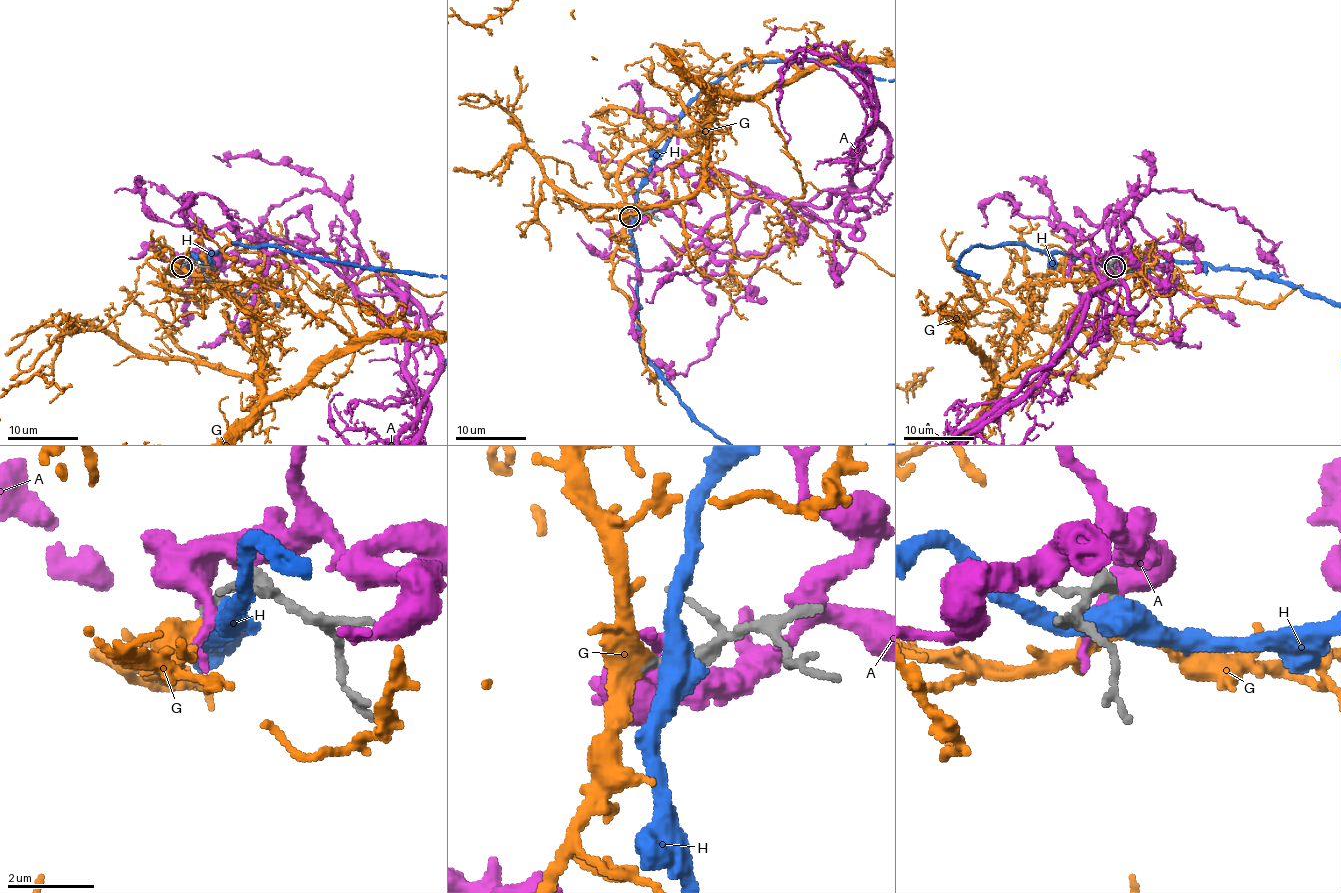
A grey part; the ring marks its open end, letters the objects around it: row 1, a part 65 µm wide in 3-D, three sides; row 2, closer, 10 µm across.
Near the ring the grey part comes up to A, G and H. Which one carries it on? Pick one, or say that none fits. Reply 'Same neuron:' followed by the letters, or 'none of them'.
Same neuron: G

